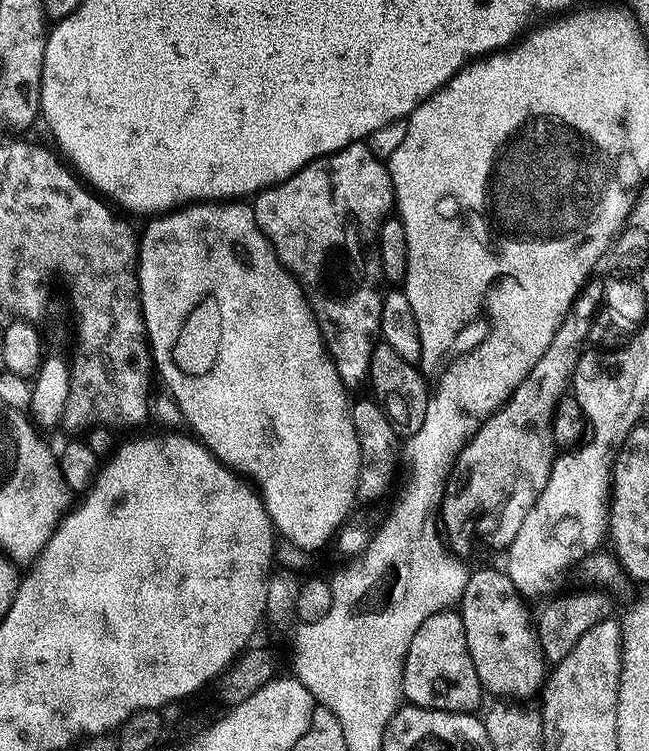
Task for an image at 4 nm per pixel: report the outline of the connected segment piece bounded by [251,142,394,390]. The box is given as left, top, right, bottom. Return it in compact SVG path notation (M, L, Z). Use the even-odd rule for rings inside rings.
M353 142L342 150L332 152L329 156L319 156L316 160L311 160L304 168L299 168L293 176L286 178L281 184L275 184L272 188L265 188L263 192L256 193L251 201L254 210L254 218L266 234L270 246L276 251L276 257L279 258L283 266L291 276L300 281L300 288L304 291L305 298L308 299L309 306L312 307L314 318L320 327L320 333L324 339L324 345L328 347L330 358L338 370L338 378L342 378L344 387L349 390L355 390L361 383L362 385L368 379L370 370L370 354L376 348L380 334L380 311L384 301L384 292L382 285L382 273L380 271L380 247L376 245L376 239L380 233L380 228L384 225L385 220L389 219L390 213L394 208L394 197L392 195L392 176L388 173L385 161L368 149L367 143Z

